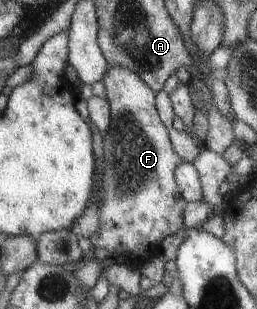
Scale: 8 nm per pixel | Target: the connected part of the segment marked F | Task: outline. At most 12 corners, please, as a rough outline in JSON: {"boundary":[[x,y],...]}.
{"boundary":[[138,74],[103,83],[102,224],[88,236],[140,269],[183,227],[182,160]]}

